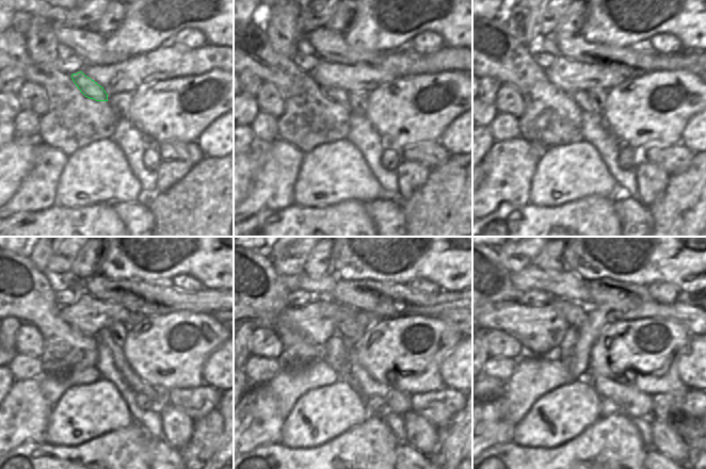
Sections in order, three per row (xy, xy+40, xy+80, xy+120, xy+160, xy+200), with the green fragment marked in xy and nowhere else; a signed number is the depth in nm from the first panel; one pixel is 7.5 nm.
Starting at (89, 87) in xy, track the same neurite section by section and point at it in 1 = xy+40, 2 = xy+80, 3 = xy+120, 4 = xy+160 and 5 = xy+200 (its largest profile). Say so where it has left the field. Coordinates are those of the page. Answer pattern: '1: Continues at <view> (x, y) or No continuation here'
1: Continues at xy+40 (339, 96)
2: Continues at xy+80 (580, 97)
3: Continues at xy+120 (102, 337)
4: Continues at xy+160 (398, 403)
5: Continues at xy+200 (636, 404).

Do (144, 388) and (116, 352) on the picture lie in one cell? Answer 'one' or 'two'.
one

